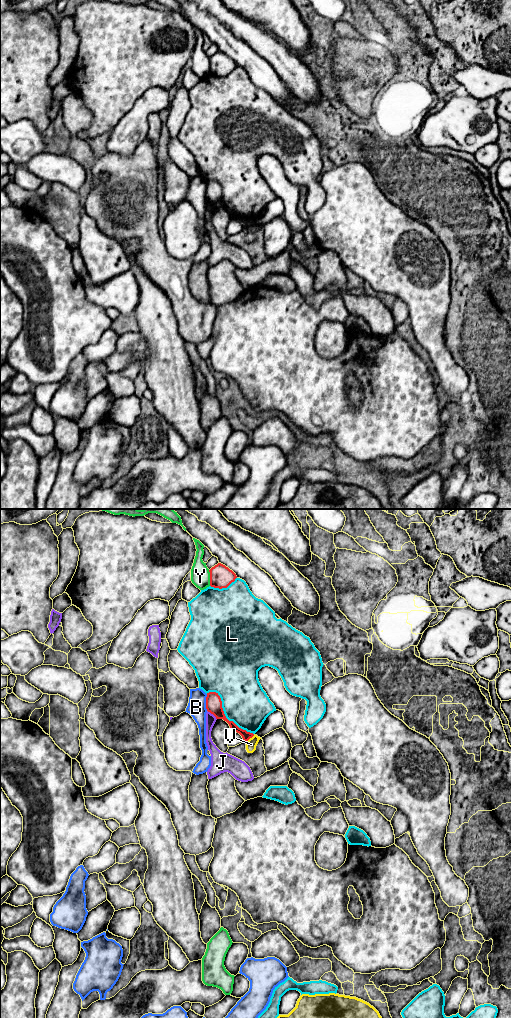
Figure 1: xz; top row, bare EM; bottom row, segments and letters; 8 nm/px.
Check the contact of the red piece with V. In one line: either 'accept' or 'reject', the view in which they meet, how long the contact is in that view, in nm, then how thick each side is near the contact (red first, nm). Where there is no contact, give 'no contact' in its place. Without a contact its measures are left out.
reject | xz | 100 nm | 70/90 nm

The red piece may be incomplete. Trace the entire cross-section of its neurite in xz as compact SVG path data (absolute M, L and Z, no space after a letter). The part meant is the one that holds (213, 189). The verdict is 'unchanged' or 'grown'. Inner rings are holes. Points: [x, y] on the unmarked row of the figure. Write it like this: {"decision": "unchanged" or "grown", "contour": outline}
{"decision": "unchanged", "contour": "M216 180L207 181L206 197L208 200L213 202L216 205L216 207L223 207L224 209L226 209L230 214L230 218L232 220L239 221L242 224L244 230L248 229L250 226L254 224L253 221L247 220L246 218L239 216L233 209L229 209L226 206L222 196L222 189L218 181Z"}

